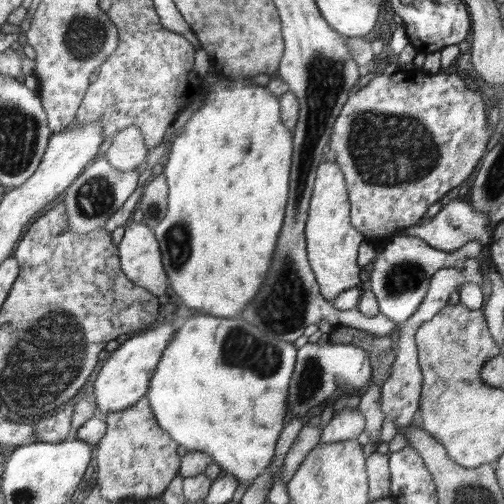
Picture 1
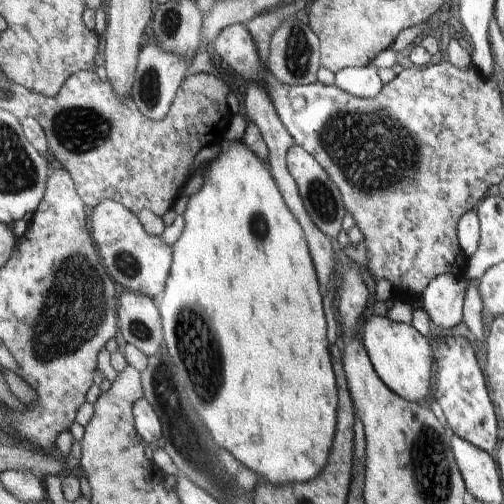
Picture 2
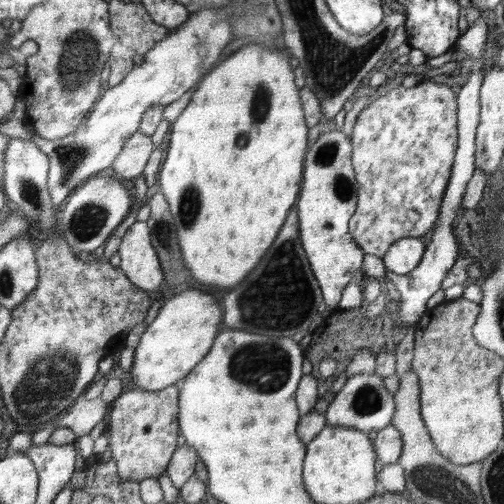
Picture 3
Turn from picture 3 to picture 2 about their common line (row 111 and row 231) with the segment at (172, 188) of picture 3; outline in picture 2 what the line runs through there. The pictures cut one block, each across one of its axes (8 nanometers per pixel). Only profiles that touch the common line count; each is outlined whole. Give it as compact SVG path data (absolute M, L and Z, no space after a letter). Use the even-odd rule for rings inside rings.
M221 140L221 152L213 162L207 162L203 168L203 186L199 192L189 196L187 208L183 212L185 226L173 248L173 262L169 268L169 276L163 288L163 298L159 302L159 314L161 314L161 326L163 326L163 350L167 350L177 378L183 386L183 394L193 408L193 414L199 418L199 422L209 432L209 438L213 444L225 452L229 452L243 468L253 472L257 478L267 482L269 486L281 488L289 484L305 484L327 466L327 456L333 444L335 434L335 410L339 404L337 390L335 390L335 378L331 372L329 352L327 352L327 322L323 316L323 298L319 294L319 284L315 276L315 268L311 264L311 256L305 244L305 236L291 216L291 212L285 208L271 176L269 168L265 168L243 144L239 142L225 142Z

